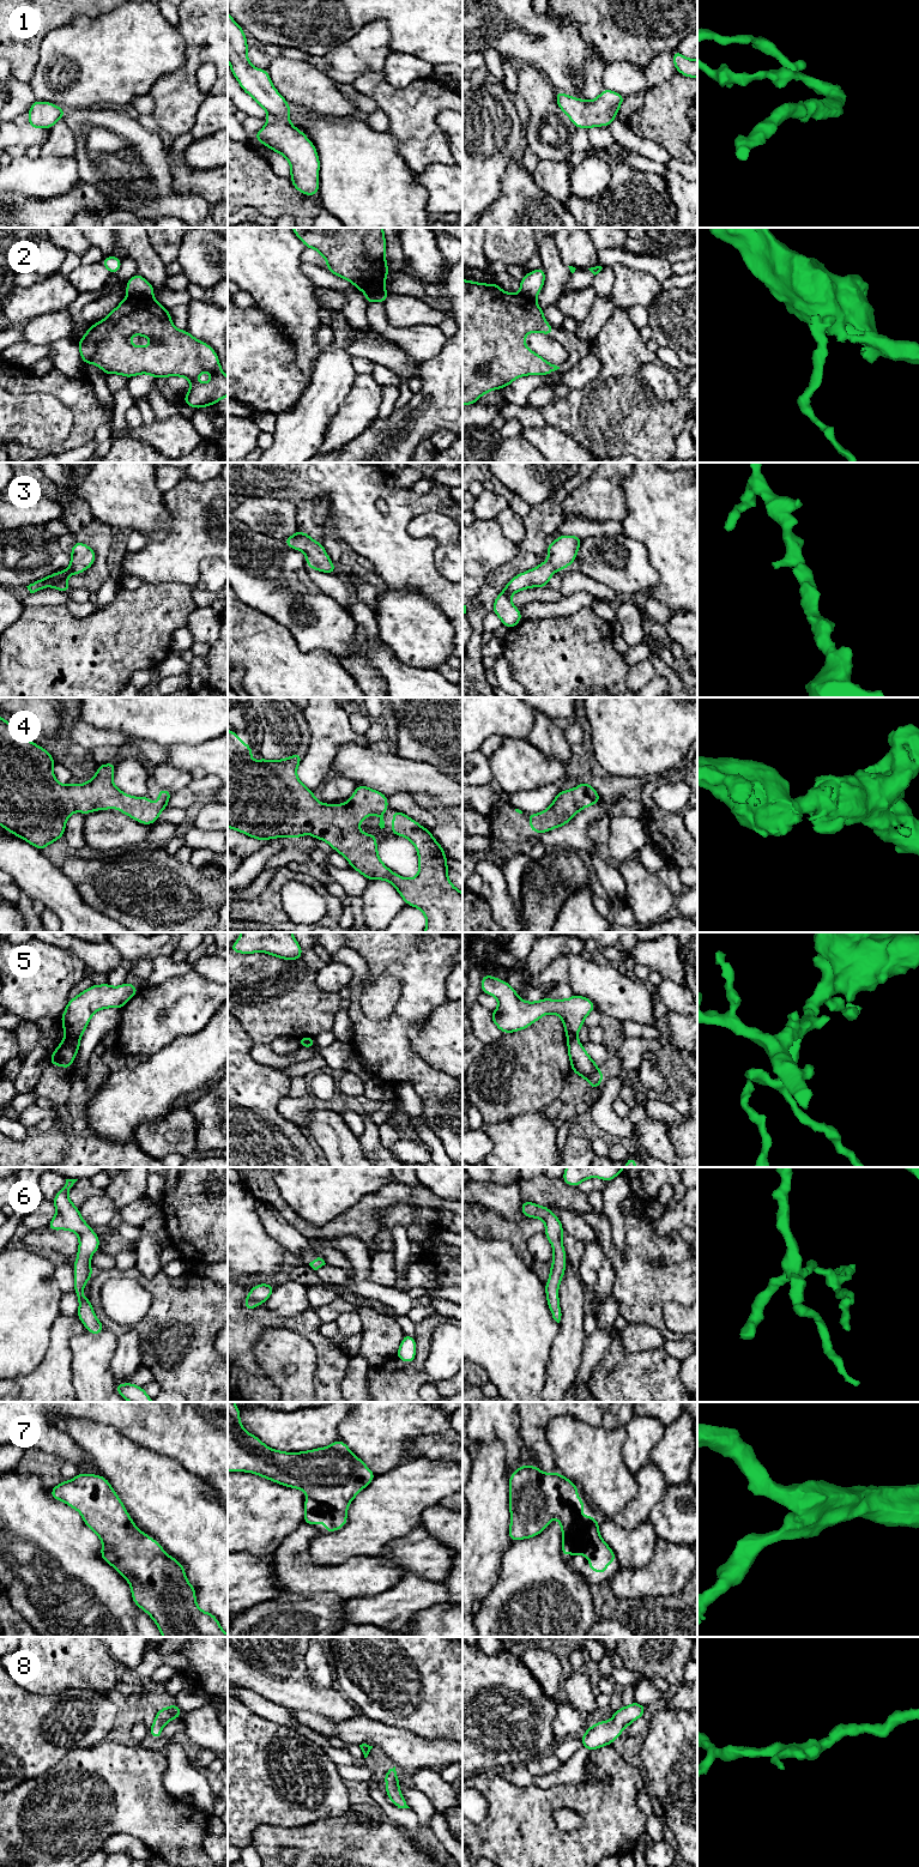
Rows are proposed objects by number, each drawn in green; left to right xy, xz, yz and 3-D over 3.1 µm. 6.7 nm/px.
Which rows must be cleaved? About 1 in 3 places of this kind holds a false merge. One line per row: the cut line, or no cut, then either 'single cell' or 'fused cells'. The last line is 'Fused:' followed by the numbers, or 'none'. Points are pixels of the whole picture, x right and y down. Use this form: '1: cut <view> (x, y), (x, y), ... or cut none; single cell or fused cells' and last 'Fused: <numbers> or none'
1: cut none; single cell
2: cut xy (130, 294), (149, 295), (151, 297); fused cells
3: cut none; single cell
4: cut none; single cell
5: cut xy (65, 1037), (78, 1039); fused cells
6: cut none; single cell
7: cut none; single cell
8: cut none; single cell
Fused: 2, 5

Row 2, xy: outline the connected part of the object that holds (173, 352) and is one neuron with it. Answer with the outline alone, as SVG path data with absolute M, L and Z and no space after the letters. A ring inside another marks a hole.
M151 296L125 297L105 319L89 326L86 334L77 344L84 364L98 365L105 375L121 374L128 379L146 373L155 379L186 377L191 382L191 388L183 398L183 404L192 407L214 405L228 395L228 377L222 370L216 351L208 344L195 339L187 330L177 330L171 322L170 312ZM133 334L147 337L152 344L133 346L129 343ZM202 371L212 374L205 385L198 382L198 376Z

